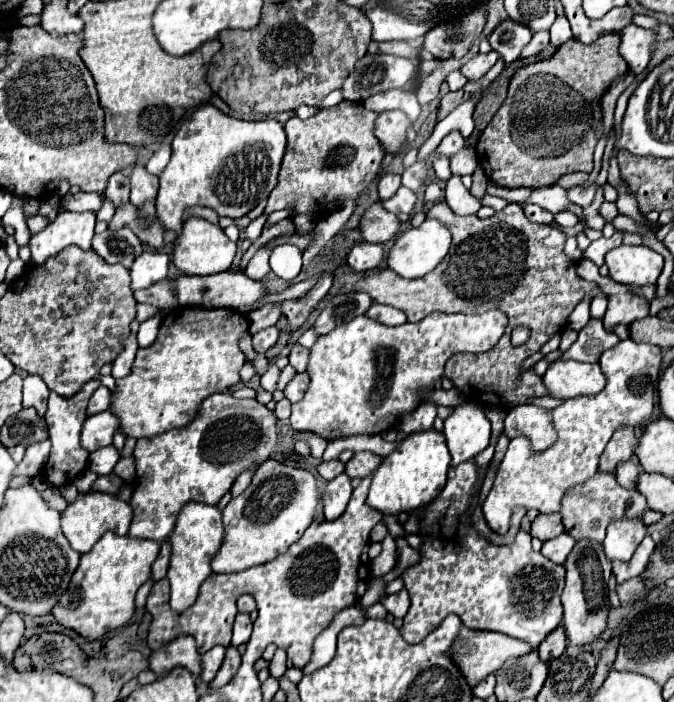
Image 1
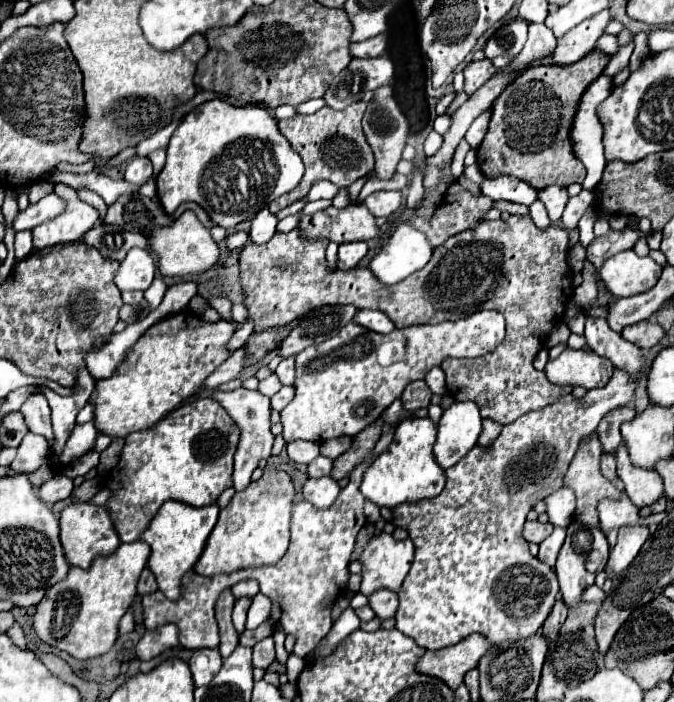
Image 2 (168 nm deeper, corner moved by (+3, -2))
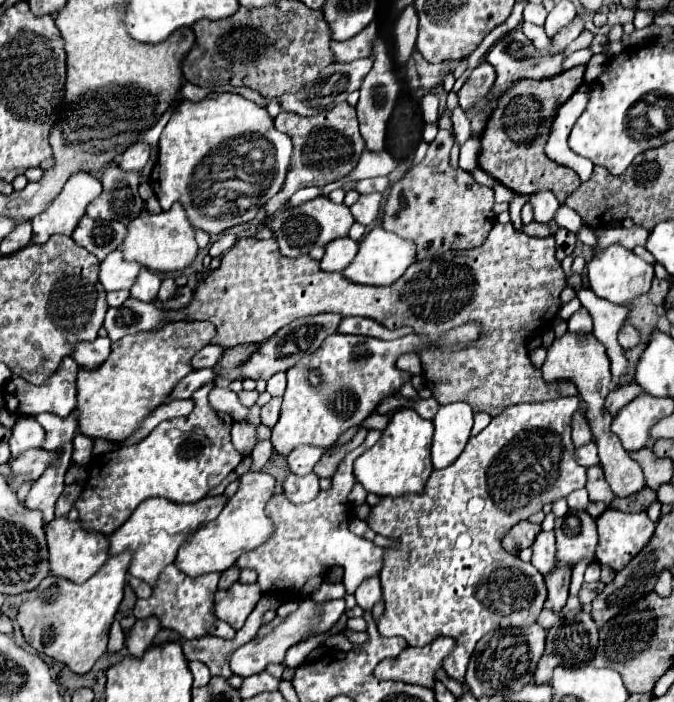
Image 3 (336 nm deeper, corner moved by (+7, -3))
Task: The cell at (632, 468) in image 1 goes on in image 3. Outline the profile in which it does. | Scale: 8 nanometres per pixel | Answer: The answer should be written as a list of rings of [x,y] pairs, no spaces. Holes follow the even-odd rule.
[[[588,442],[588,444],[580,446],[580,448],[576,448],[574,458],[576,458],[576,462],[578,462],[580,466],[584,466],[584,468],[598,464],[598,452],[596,452],[596,444],[594,444],[594,442]]]

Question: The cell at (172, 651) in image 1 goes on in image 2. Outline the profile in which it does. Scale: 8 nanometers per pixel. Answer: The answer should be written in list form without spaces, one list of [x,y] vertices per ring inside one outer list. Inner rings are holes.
[[[168,623],[164,627],[160,627],[158,631],[146,631],[146,635],[136,645],[136,655],[142,661],[150,661],[150,659],[158,657],[162,651],[178,647],[178,645],[180,645],[178,627],[172,625],[172,623]]]

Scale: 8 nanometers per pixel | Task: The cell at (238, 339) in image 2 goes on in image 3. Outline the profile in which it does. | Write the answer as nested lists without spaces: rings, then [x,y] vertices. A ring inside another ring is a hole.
[[[212,344],[204,346],[200,352],[194,354],[194,358],[192,358],[192,370],[212,368],[212,366],[218,362],[218,358],[222,356],[222,352],[224,352],[224,350],[218,348],[218,346],[212,346]]]

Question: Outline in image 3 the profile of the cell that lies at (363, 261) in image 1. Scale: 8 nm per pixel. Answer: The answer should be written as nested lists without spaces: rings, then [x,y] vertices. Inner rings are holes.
[[[348,236],[336,238],[324,246],[324,256],[320,260],[320,268],[324,272],[340,272],[356,256],[356,252],[358,252],[358,242],[350,240]]]

